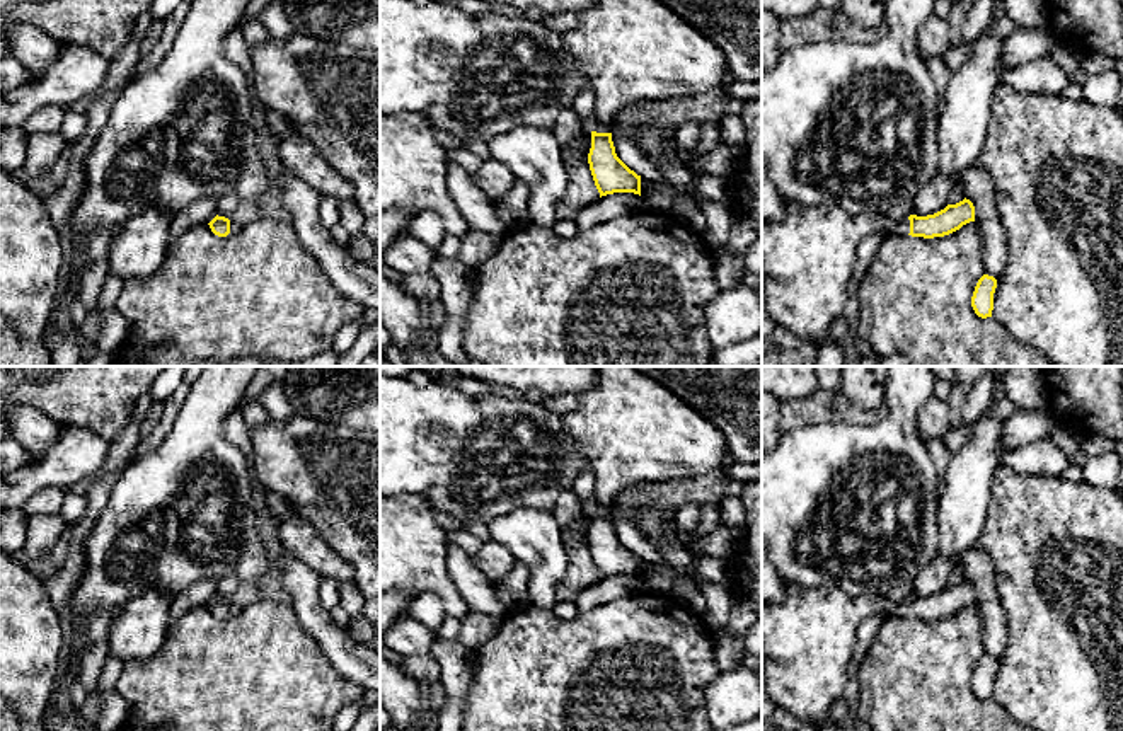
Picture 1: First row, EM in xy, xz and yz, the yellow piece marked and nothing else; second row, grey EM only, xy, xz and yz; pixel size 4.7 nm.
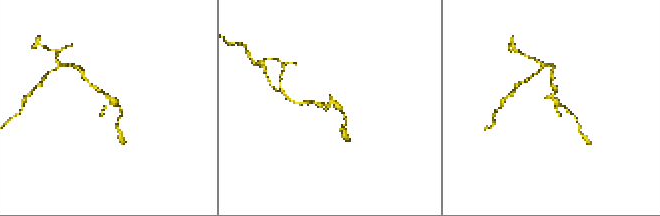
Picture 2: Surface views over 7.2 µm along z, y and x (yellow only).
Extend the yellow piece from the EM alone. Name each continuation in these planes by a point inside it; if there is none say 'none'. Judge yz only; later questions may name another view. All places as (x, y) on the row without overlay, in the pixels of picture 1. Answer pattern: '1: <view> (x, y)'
1: yz (808, 638)

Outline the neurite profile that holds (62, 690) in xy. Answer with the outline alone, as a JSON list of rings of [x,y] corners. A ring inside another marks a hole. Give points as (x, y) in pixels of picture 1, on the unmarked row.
[[[58,680],[53,695],[55,695],[55,705],[61,714],[77,711],[70,699],[70,682],[68,680]]]

